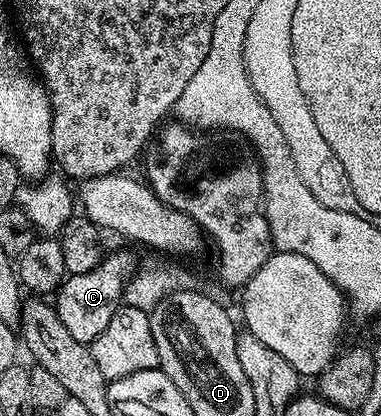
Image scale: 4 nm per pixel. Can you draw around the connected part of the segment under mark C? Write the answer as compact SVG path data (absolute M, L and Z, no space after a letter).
M118 251L115 255L107 254L96 265L96 269L71 275L63 282L56 292L58 316L60 321L64 321L68 333L76 337L76 341L89 345L96 337L100 337L100 333L104 333L108 321L112 321L118 308L123 306L126 284L135 271L133 257L126 251Z

